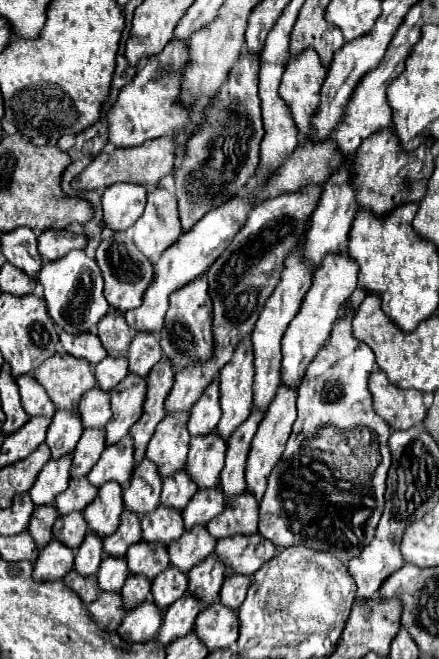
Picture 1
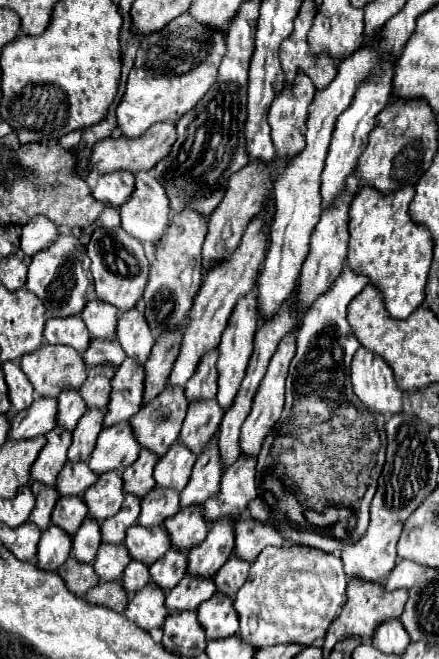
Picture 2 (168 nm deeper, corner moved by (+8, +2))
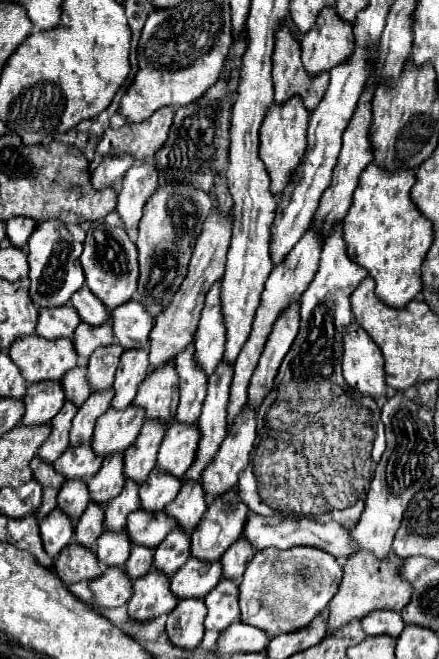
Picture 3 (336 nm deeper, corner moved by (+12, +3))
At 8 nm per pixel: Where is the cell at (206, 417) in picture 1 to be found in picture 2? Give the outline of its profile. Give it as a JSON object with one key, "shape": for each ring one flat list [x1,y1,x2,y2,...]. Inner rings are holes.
{"shape":[[218,350,206,352,200,358,200,364,184,386,186,398,196,400,196,398,216,398,216,384,218,384,218,370,216,370,216,360,218,360]]}

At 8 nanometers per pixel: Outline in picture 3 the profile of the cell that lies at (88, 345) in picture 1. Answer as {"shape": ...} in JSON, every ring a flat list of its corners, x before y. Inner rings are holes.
{"shape":[[70,305,56,307,56,309,40,309,36,333,44,339,72,339,76,327,80,325,80,315,76,315,76,309]]}

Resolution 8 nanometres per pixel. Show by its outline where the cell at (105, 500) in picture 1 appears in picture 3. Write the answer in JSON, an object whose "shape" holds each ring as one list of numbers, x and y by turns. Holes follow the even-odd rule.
{"shape":[[108,455,108,459,102,461,100,471,88,481,90,499,98,505,106,505,116,495,120,495,124,487,124,473,122,473,122,455]]}

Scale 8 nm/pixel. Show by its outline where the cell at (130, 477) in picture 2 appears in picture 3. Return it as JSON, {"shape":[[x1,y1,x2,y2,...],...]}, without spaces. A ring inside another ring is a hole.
{"shape":[[160,423,142,425,136,443,132,443,128,451,124,451,124,475,128,479,134,479,138,485,148,479,150,471,154,469,162,437,164,437,164,427]]}

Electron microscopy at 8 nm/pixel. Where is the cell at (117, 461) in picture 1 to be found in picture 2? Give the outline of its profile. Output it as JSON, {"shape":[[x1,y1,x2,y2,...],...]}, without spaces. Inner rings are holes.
{"shape":[[124,420,100,432,88,464,96,474,104,474,110,470,124,470,136,460,138,452,140,444,132,432,130,422]]}

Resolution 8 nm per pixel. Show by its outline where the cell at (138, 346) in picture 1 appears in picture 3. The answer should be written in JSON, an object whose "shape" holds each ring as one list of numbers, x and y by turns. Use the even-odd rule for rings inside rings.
{"shape":[[128,301,112,311,114,335,124,351,148,347,148,335,152,325,154,319,144,311,138,301]]}

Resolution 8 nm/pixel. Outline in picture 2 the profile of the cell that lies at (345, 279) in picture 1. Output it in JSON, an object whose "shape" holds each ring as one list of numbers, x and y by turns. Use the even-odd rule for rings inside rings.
{"shape":[[352,174,348,176,348,182,344,182,344,194,338,196,330,208,322,210,320,222,316,224,312,238,310,238,310,252,302,264,302,274,300,274,300,286,298,286,298,310,308,308,308,304,312,304,312,300,316,300,316,296,320,296,320,292,328,290,328,284,332,284,332,280,336,280,336,276,340,274,340,268,346,262,346,252,348,252,348,208,350,202,354,198,354,194,360,188,360,180]]}

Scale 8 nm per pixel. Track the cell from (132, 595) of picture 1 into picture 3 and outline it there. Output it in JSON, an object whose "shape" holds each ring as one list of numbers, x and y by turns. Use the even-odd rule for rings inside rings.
{"shape":[[132,547,132,553,124,565,124,571,126,575,136,581,140,579,142,575,146,575,150,569,152,569,152,551,148,551,146,547]]}

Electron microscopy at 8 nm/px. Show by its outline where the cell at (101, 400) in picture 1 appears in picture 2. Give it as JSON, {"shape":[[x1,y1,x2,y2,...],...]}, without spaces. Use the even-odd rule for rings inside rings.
{"shape":[[104,364,100,368,88,368,88,376,80,388,80,394,88,408,104,408,110,400,110,380,114,376,114,368]]}

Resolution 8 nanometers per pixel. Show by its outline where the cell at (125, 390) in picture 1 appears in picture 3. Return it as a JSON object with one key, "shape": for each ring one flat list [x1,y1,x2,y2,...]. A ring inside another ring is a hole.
{"shape":[[148,349,124,351,116,371,116,381,112,385,114,389,112,407,118,411,126,409,136,397,138,385,146,379,146,375,148,375]]}

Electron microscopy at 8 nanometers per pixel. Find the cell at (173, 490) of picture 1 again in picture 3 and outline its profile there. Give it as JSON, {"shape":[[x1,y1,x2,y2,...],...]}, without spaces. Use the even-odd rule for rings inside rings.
{"shape":[[174,421,172,427,166,429,164,441,160,445,156,469,166,471,168,475,174,475,180,479,196,457,198,439,200,439,200,433,196,425,190,427]]}

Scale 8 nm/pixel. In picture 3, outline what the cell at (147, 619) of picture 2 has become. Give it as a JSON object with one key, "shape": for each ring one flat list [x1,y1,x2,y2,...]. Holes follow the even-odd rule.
{"shape":[[150,571,148,575,134,581,134,593,128,601,128,615,134,621,156,619,170,613,176,603,178,599,170,591,170,579,158,571]]}

